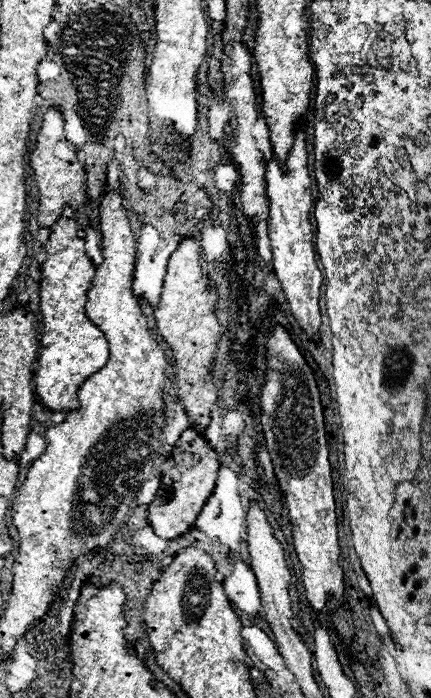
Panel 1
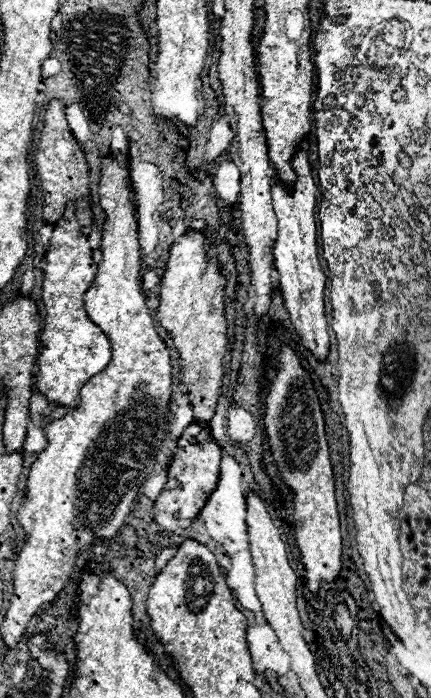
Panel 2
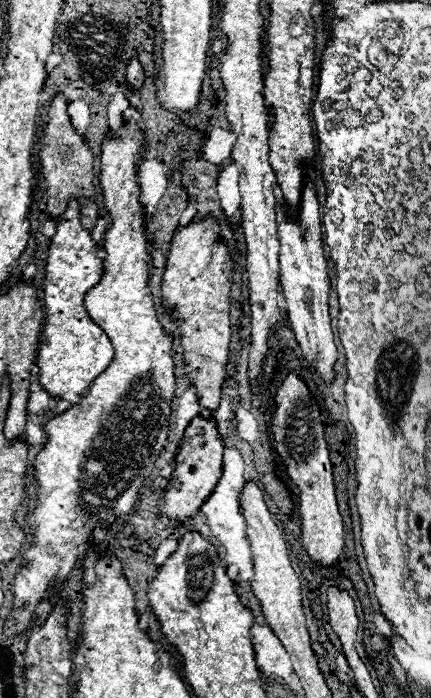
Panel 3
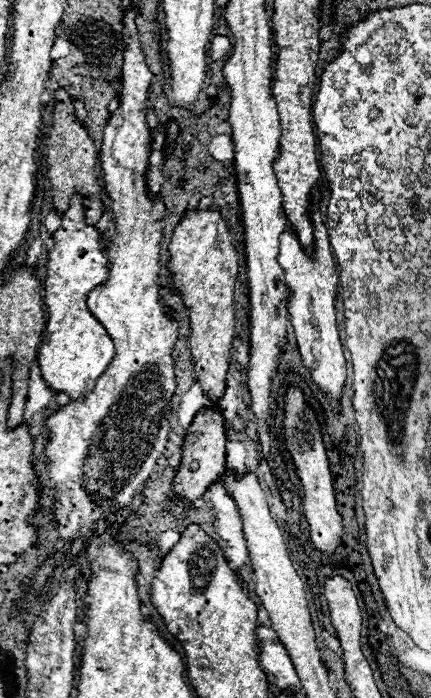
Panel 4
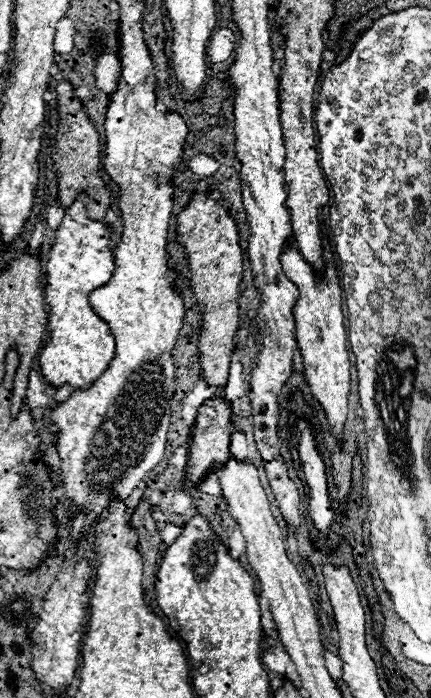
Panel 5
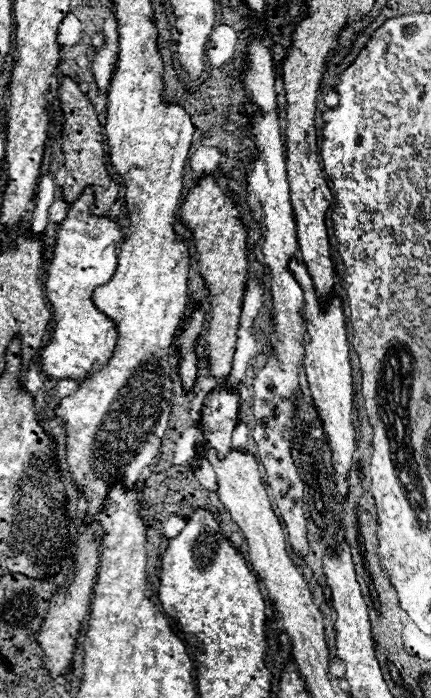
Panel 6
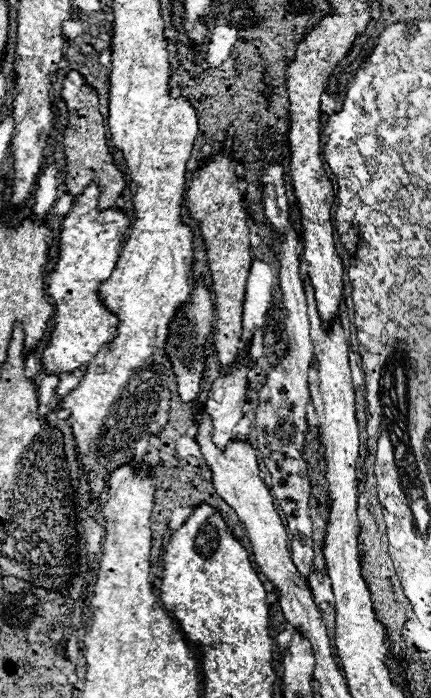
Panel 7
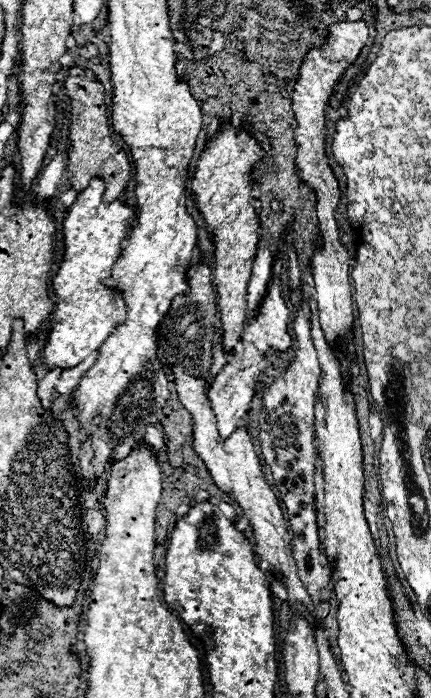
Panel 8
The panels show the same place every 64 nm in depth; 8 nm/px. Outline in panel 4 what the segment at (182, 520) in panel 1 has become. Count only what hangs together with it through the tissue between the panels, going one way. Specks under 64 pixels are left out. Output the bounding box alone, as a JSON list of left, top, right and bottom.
[174,406,226,504]

